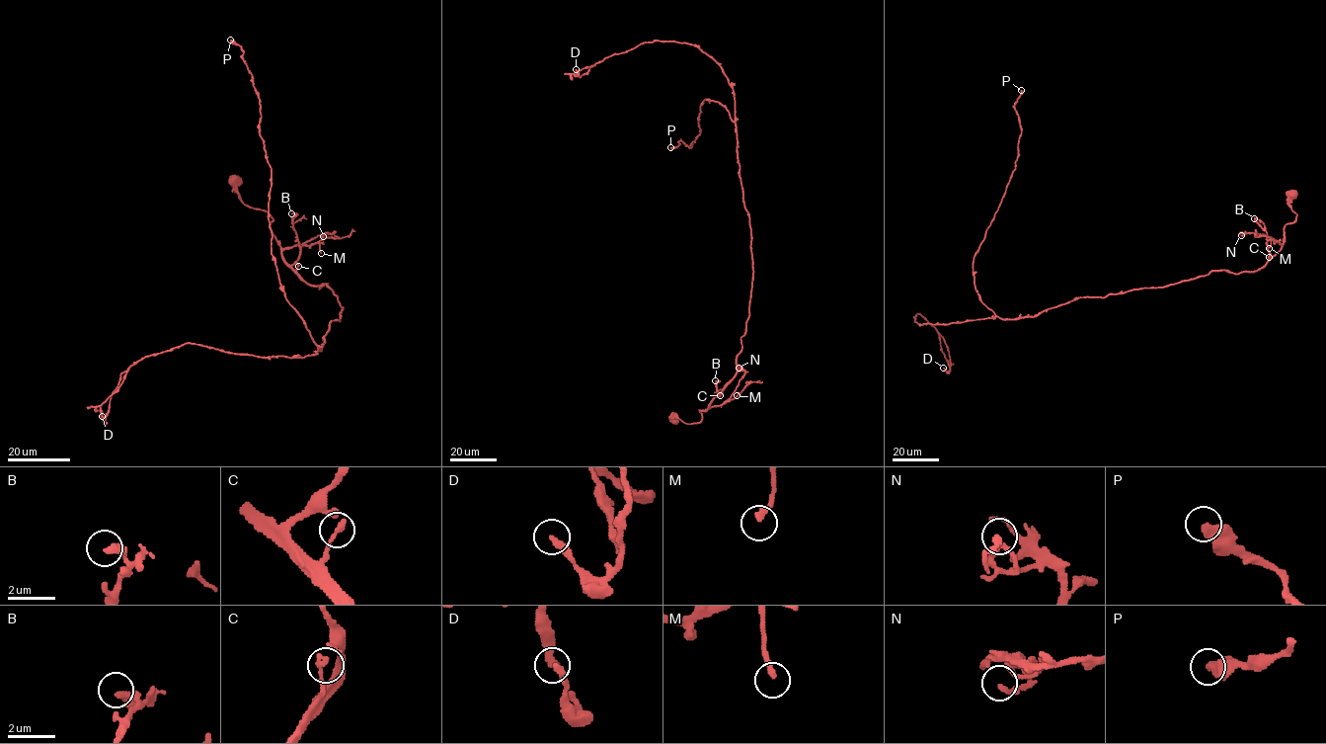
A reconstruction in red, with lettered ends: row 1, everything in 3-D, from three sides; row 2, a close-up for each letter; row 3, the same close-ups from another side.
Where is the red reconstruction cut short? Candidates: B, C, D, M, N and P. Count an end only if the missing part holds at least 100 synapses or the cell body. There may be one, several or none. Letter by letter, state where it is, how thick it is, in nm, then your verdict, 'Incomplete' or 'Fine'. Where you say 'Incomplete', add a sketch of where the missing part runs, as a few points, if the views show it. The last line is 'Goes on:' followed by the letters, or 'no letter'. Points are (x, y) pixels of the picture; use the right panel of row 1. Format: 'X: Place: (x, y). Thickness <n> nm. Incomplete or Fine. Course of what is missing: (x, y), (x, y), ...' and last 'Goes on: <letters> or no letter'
B: Place: (1254, 218). Thickness 360 nm. Fine
C: Place: (1269, 257). Thickness 240 nm. Fine
D: Place: (943, 368). Thickness 280 nm. Fine
M: Place: (1269, 248). Thickness 200 nm. Fine
N: Place: (1241, 235). Thickness 240 nm. Fine
P: Place: (1021, 90). Thickness 550 nm. Fine
Goes on: no letter

